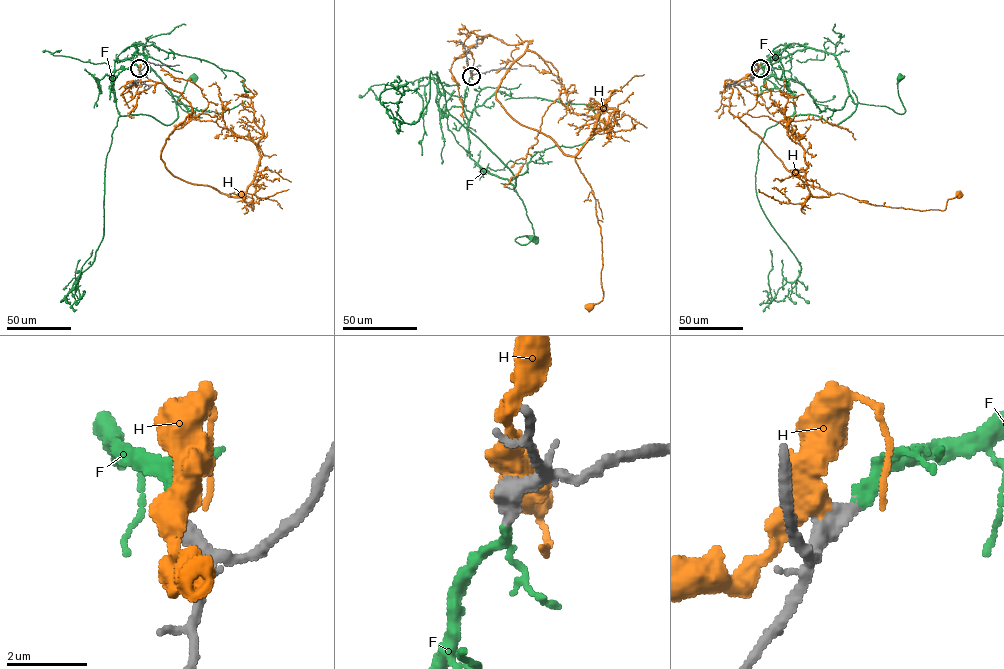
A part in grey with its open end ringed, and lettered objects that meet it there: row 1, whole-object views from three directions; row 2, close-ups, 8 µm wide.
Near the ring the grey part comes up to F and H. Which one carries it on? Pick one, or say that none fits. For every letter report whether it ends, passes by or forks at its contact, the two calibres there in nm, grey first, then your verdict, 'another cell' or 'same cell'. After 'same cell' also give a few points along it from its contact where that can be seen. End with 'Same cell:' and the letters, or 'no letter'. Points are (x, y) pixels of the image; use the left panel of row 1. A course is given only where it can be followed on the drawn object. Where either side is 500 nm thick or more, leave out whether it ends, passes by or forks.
F: 500/280 nm | same cell | via (139, 68), (132, 57), (136, 48), (176, 103), (191, 107), (190, 114), (177, 99), (193, 77)
H: 650/550 nm | another cell
Same cell: F

